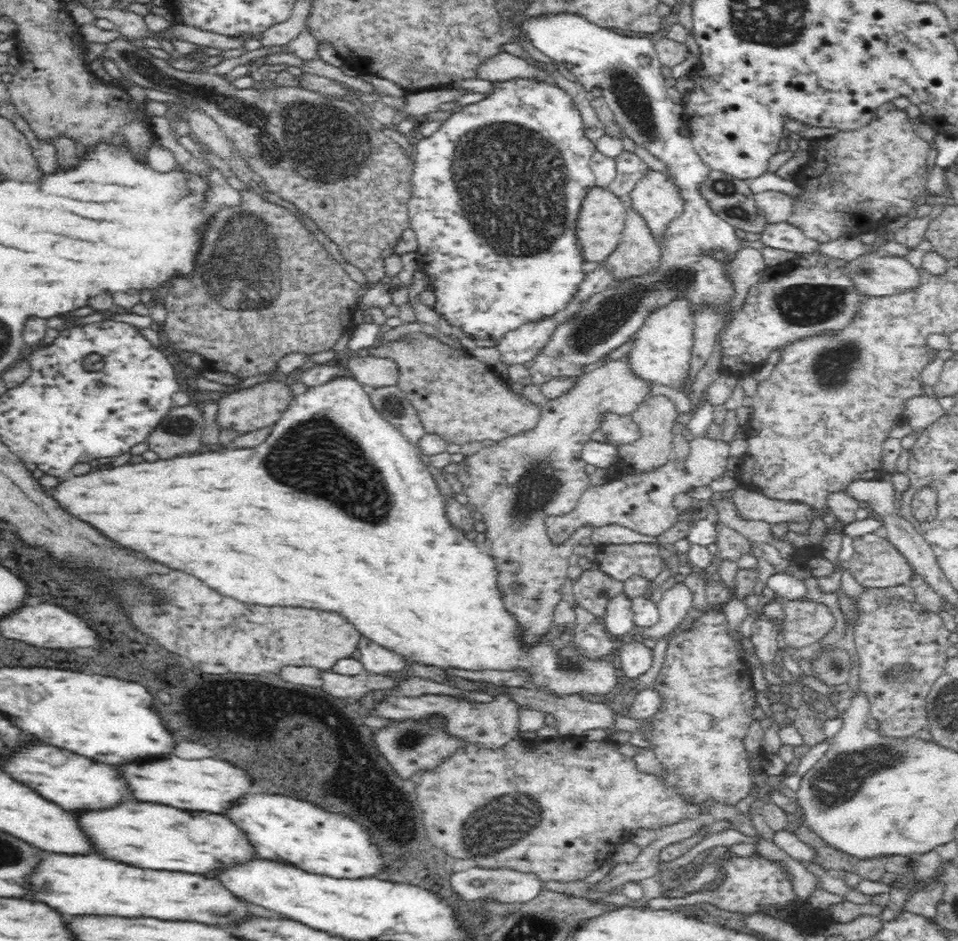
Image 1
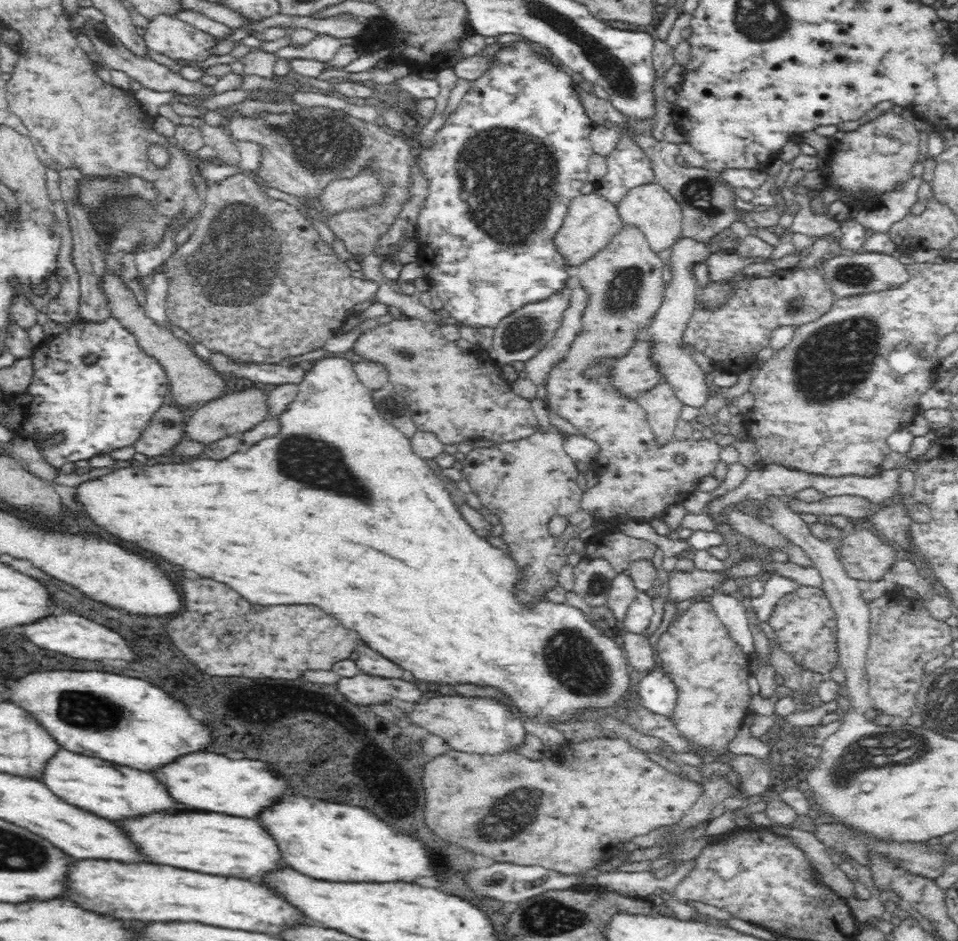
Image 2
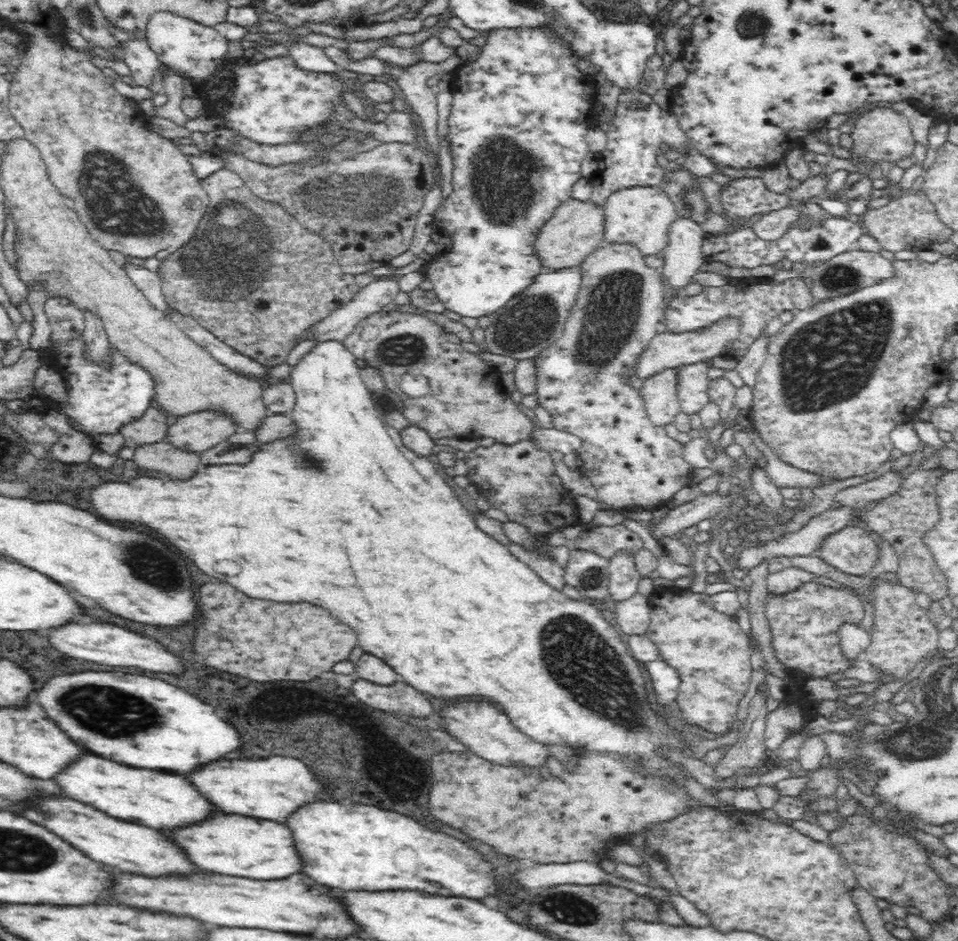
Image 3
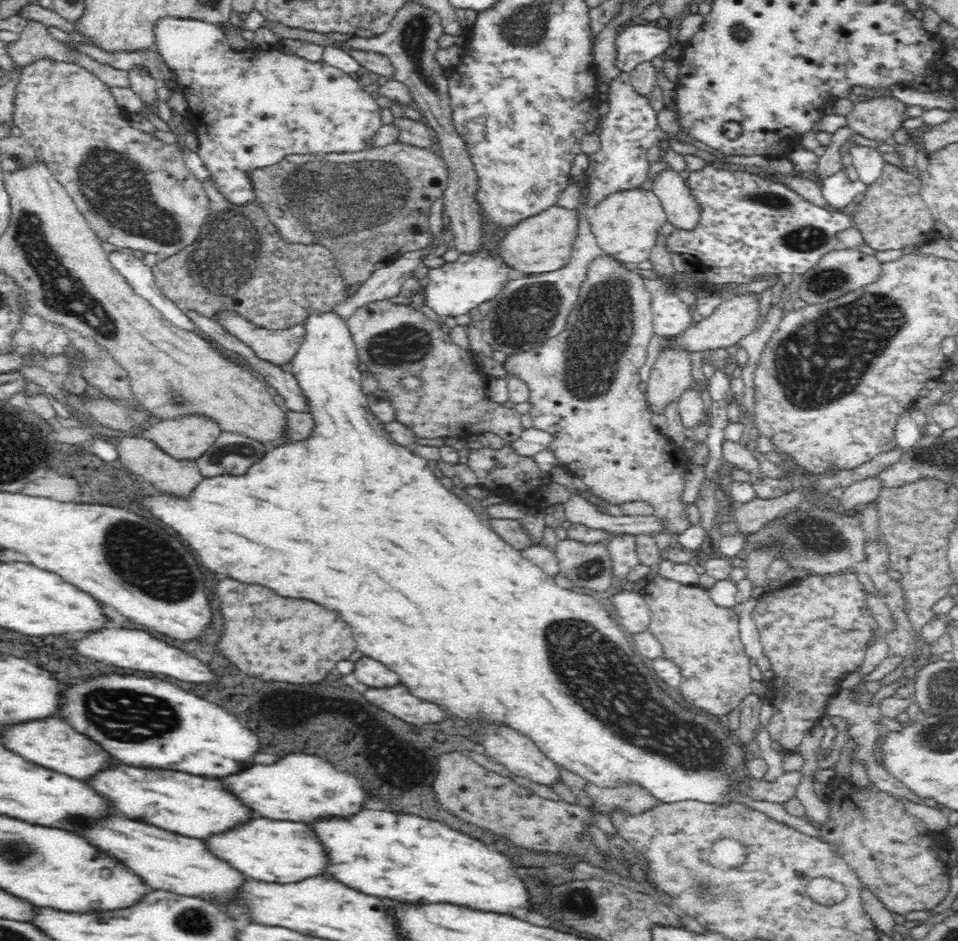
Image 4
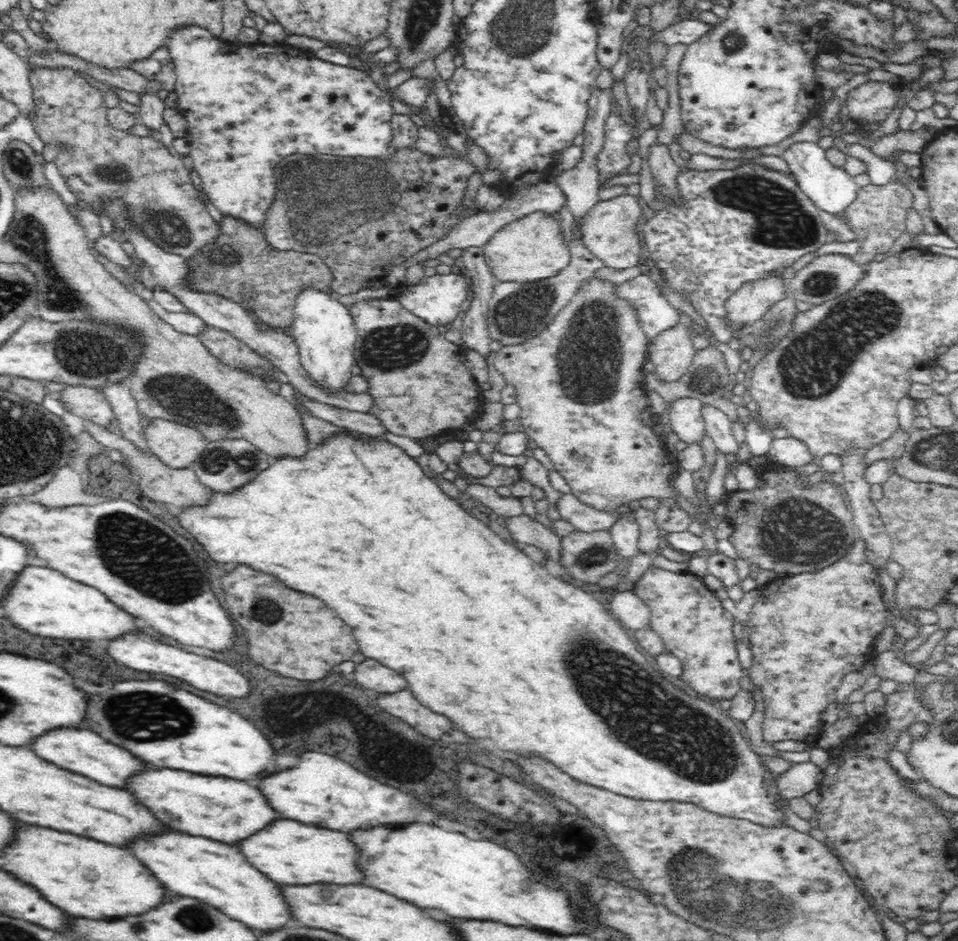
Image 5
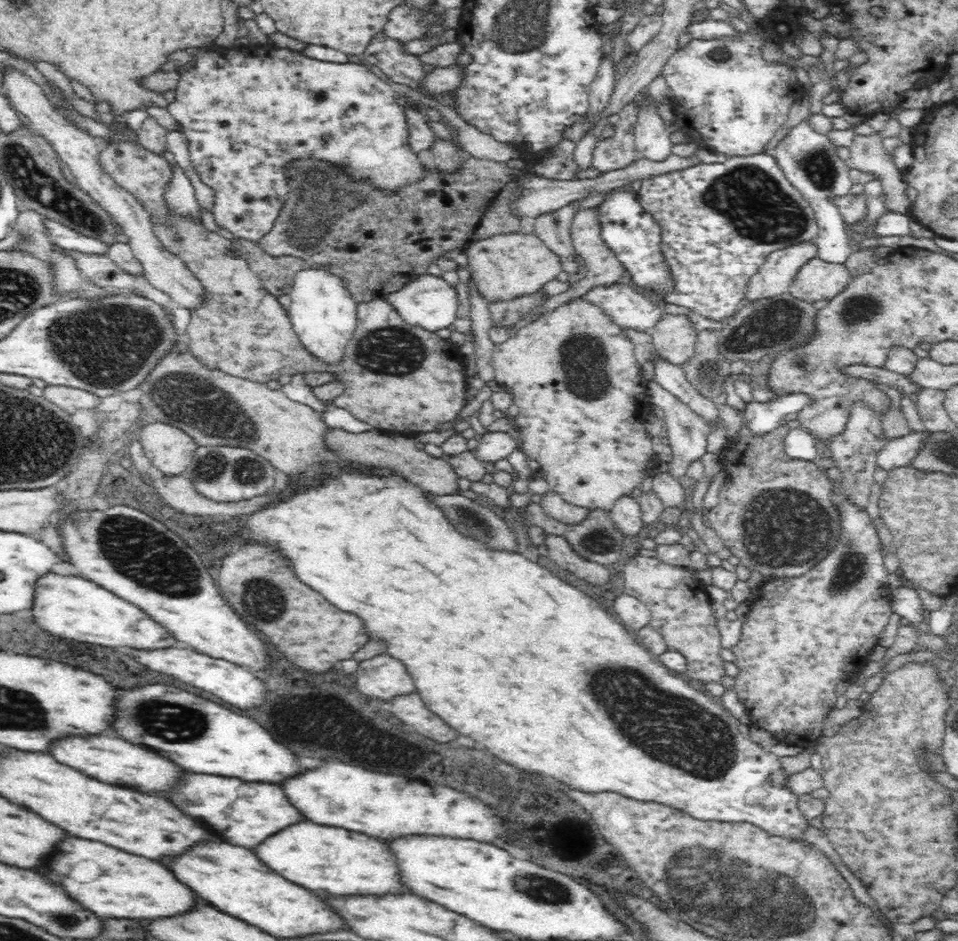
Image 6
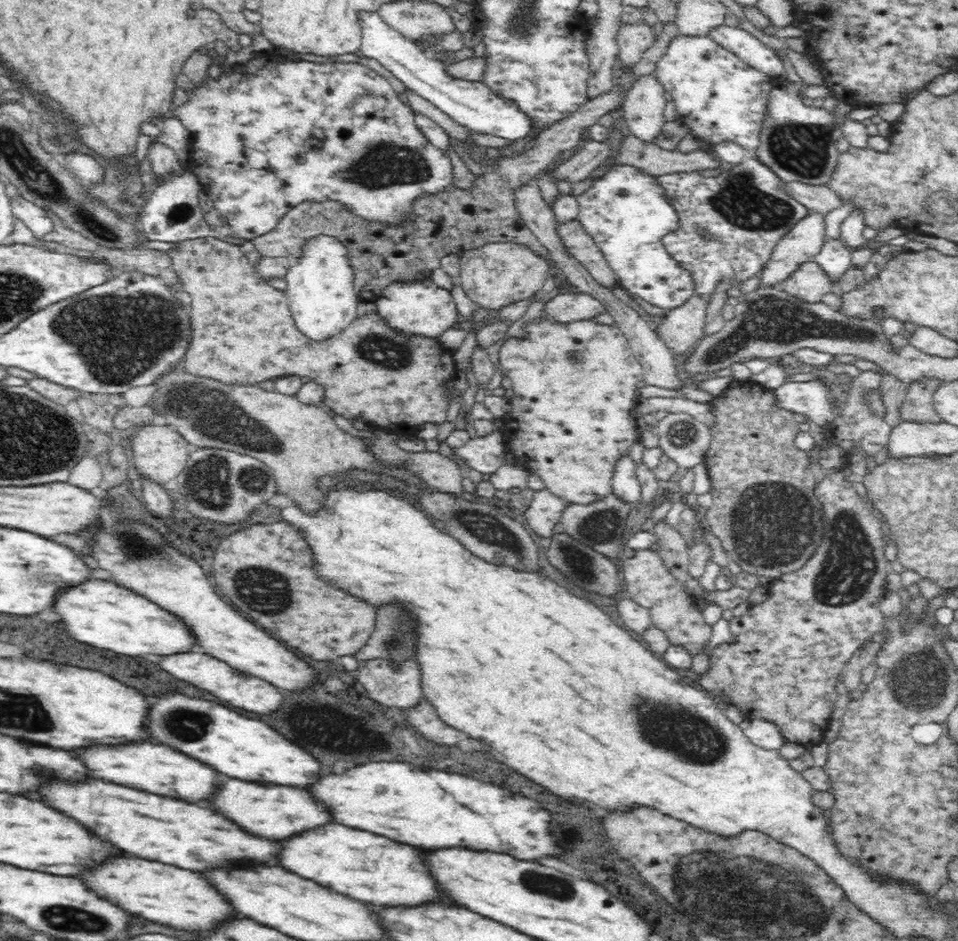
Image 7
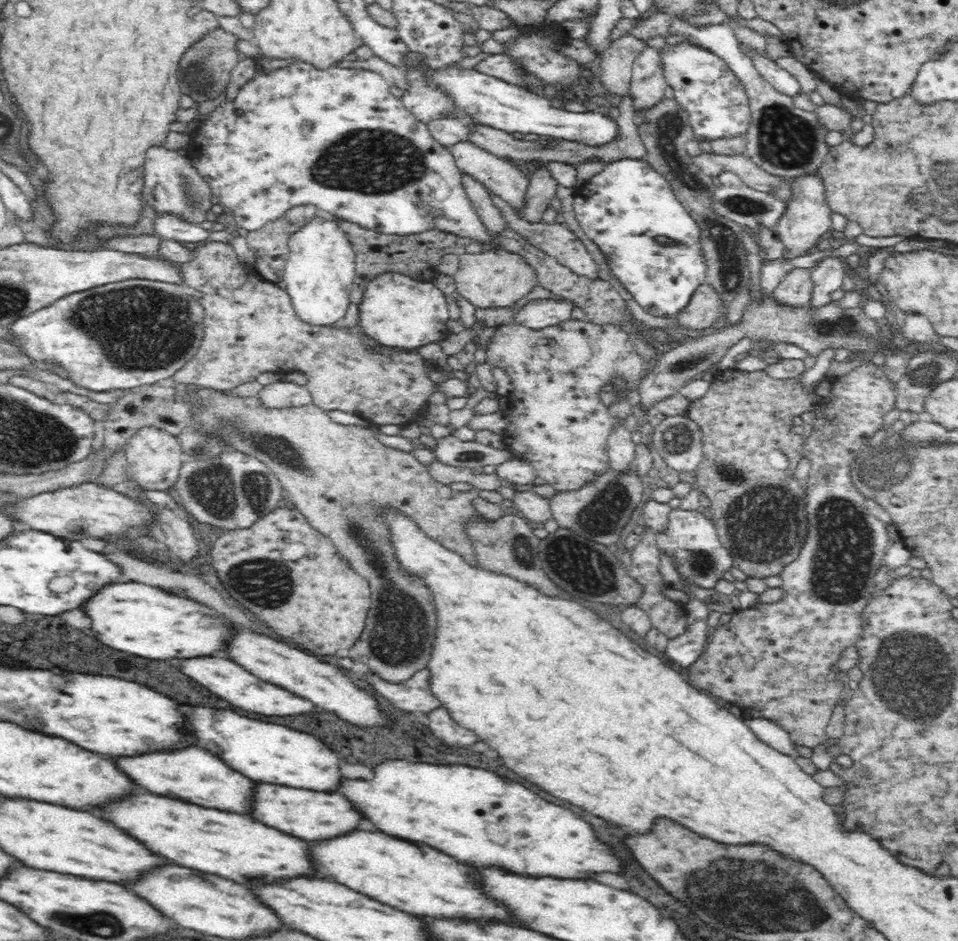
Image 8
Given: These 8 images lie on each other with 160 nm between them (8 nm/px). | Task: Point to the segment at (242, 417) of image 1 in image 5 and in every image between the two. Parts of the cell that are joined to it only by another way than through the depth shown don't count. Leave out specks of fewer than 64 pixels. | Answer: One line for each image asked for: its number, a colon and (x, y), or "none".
2: (233, 414)
3: (198, 431)
4: (189, 437)
5: (178, 445)

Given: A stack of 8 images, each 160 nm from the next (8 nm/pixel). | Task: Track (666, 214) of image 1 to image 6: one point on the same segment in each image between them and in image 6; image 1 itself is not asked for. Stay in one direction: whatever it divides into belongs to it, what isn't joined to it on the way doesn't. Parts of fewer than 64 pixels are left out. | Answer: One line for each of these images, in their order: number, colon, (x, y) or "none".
2: (651, 207)
3: (642, 215)
4: (626, 224)
5: (612, 230)
6: (603, 266)

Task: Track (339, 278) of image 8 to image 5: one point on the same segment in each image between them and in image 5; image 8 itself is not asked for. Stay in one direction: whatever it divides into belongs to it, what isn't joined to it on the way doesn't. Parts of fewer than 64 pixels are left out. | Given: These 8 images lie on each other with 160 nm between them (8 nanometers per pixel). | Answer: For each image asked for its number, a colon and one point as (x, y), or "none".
5: (324, 330)
6: (323, 315)
7: (322, 300)

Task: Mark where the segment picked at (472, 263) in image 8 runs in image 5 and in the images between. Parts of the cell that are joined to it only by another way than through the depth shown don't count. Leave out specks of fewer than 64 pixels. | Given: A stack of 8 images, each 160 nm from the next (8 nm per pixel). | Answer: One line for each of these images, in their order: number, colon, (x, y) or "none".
5: (530, 248)
6: (504, 265)
7: (497, 274)

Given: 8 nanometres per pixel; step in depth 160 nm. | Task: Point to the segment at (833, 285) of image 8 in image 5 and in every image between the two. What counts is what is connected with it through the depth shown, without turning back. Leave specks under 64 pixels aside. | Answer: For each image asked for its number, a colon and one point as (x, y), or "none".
5: (832, 189)
6: (809, 161)
7: (834, 257)

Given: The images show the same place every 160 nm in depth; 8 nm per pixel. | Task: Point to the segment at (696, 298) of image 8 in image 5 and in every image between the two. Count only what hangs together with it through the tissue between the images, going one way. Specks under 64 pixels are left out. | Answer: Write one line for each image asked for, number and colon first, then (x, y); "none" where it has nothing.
5: (672, 351)
6: (674, 337)
7: (681, 328)

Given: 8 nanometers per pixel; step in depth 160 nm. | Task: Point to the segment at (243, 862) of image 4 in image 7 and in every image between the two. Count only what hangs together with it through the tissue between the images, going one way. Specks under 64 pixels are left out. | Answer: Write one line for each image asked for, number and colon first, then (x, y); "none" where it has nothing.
5: (286, 852)
6: (309, 855)
7: (368, 868)

